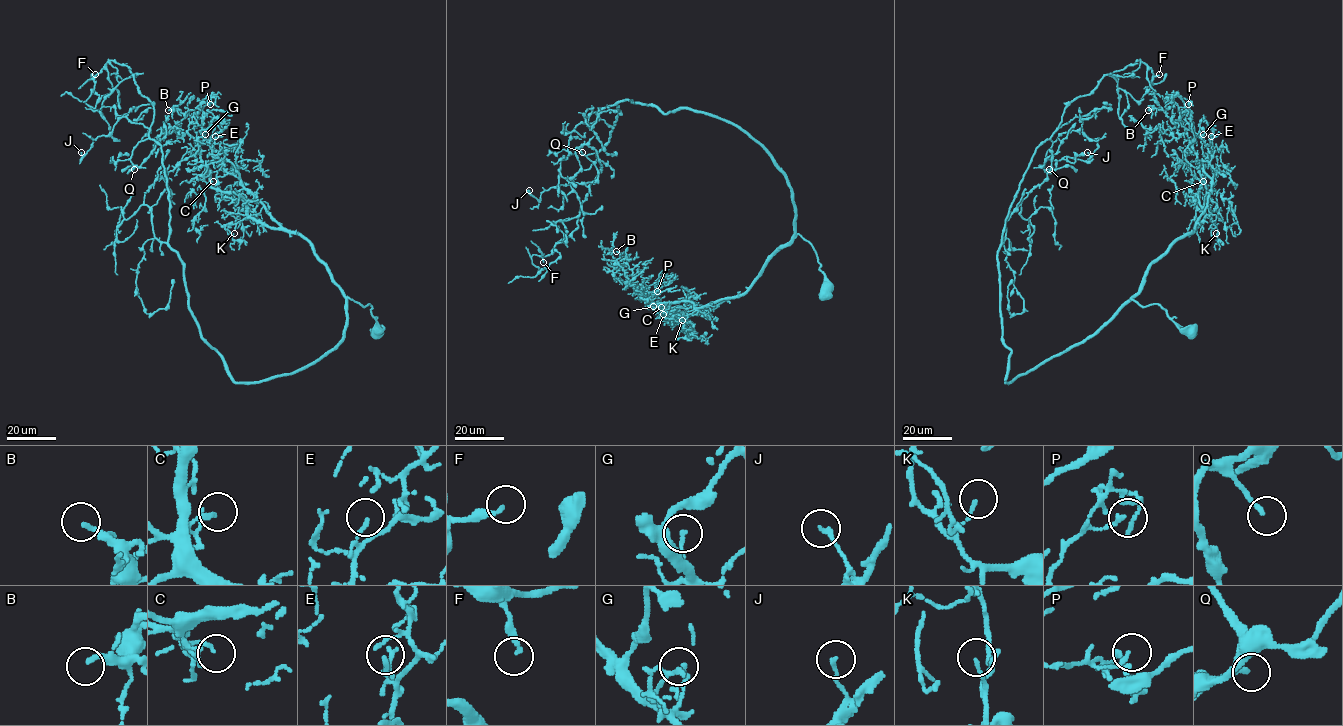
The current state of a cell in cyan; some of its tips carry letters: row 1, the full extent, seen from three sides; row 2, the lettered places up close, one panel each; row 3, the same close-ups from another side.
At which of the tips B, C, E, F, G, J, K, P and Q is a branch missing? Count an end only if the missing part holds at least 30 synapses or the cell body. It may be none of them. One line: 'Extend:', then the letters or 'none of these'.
Extend: B

